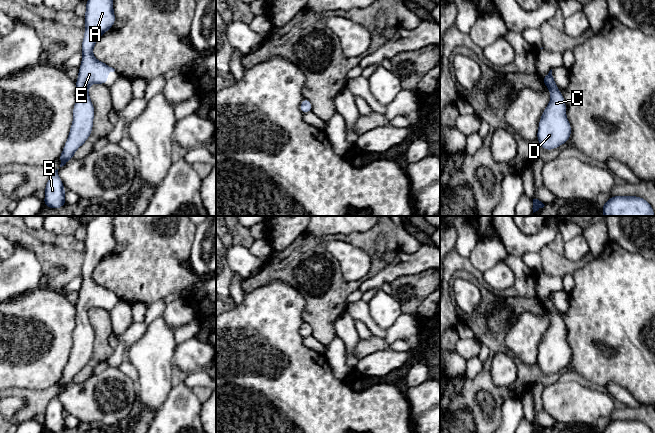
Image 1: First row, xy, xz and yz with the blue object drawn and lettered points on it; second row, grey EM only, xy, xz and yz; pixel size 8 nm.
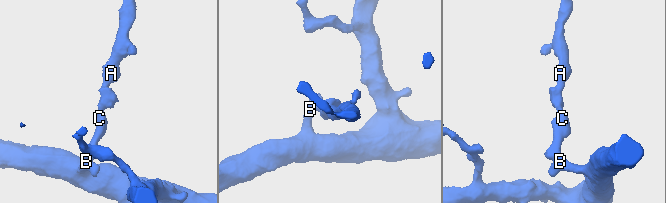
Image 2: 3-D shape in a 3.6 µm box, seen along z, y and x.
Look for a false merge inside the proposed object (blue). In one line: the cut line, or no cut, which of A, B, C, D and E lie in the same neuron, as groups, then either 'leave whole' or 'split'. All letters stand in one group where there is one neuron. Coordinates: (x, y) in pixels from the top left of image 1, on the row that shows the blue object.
cut none; groups A B C D E; leave whole

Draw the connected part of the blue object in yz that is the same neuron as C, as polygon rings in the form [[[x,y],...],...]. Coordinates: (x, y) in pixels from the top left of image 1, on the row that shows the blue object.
[[[552,69],[543,78],[551,93],[550,102],[539,121],[537,140],[545,150],[553,150],[565,144],[571,136],[571,125],[566,117],[565,98],[559,91]]]

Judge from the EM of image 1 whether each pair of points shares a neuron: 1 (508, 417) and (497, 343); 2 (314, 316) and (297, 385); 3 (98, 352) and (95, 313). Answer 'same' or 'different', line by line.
1: different
2: different
3: same

